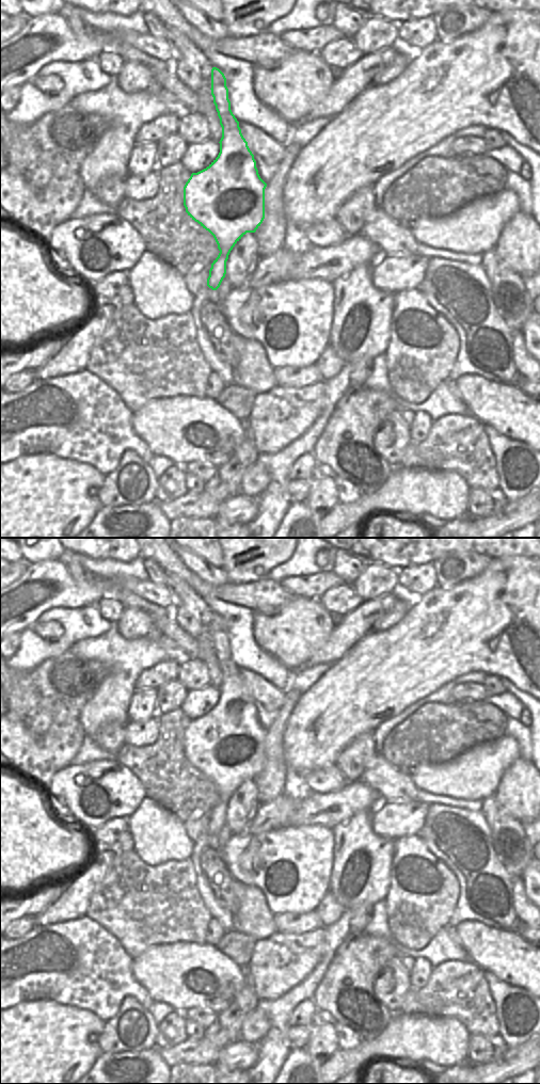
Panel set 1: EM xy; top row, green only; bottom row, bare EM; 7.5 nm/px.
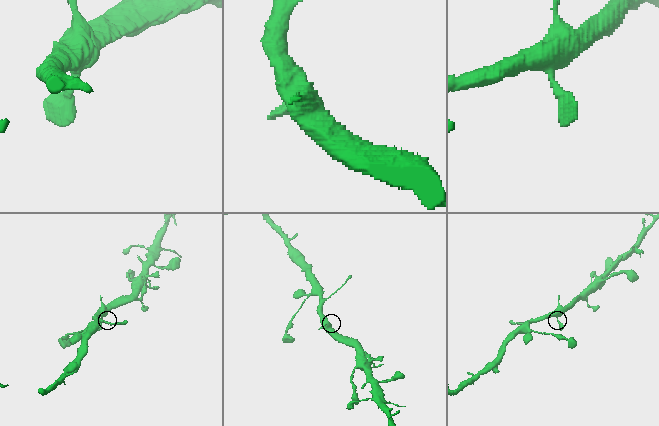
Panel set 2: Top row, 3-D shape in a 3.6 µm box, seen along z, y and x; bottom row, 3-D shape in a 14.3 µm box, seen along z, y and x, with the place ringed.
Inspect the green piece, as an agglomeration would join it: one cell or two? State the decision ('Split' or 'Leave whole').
Leave whole.

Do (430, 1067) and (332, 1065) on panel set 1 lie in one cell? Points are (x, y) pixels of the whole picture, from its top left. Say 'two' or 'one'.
two

